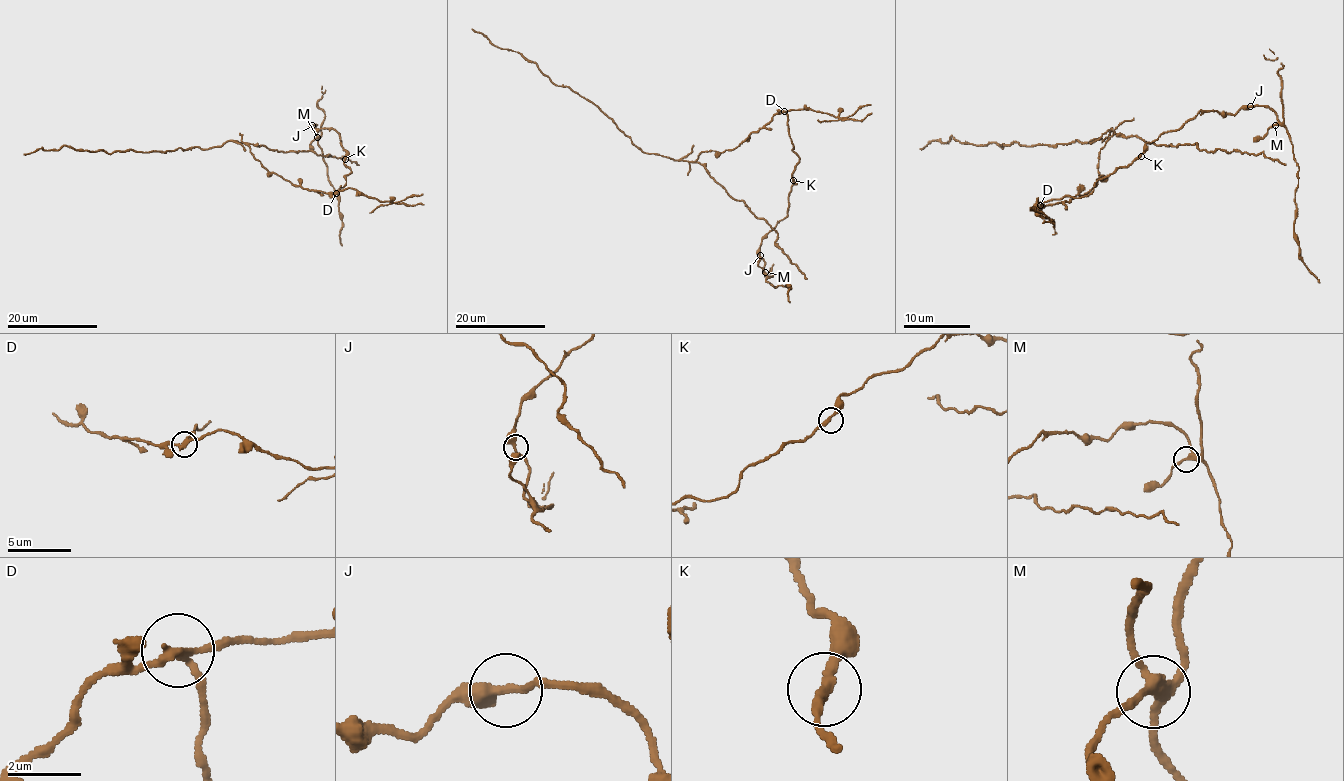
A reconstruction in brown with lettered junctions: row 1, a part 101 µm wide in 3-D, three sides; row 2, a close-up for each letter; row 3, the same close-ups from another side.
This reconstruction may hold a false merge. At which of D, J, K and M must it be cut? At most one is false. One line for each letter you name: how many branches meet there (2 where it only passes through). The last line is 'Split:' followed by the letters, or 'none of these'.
D: 3 branches meet
Split: D

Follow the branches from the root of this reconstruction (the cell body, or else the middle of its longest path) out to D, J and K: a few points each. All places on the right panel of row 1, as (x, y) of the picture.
D: (1068, 201), (1040, 206)
J: (1068, 201), (1042, 206), (1086, 196), (1148, 143), (1199, 111), (1235, 115), (1250, 106)
K: (1068, 201), (1042, 206), (1045, 201), (1066, 196), (1083, 197), (1100, 179), (1141, 156)

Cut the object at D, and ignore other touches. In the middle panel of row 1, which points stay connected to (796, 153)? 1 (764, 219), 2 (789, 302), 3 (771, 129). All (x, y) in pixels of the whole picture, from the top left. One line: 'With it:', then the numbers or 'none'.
With it: 2

